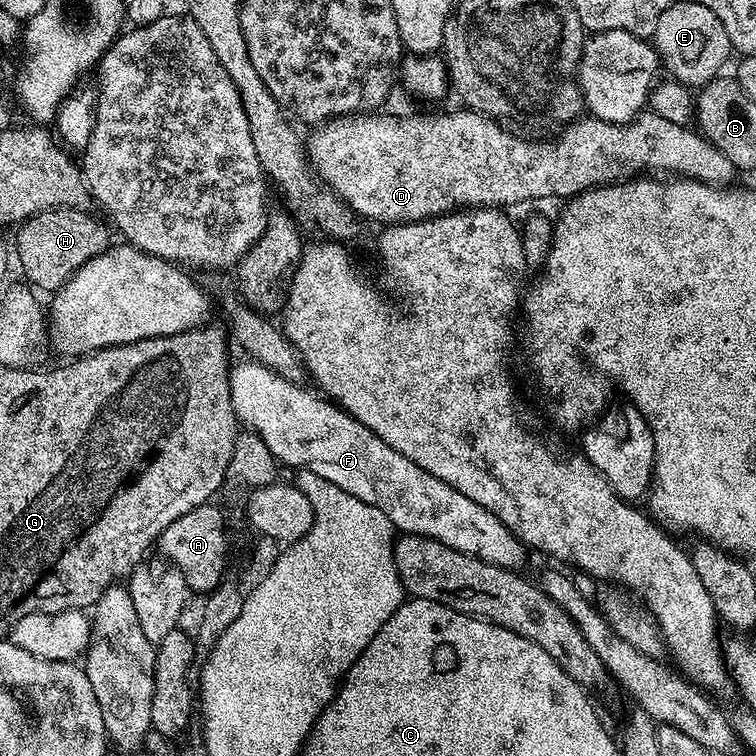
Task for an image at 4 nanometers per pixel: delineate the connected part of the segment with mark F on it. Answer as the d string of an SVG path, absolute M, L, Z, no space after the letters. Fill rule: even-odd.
M248 358L245 361L245 364L240 364L237 368L235 365L228 377L234 414L245 429L251 429L261 436L273 458L285 469L288 467L291 470L318 474L318 478L334 482L334 486L346 490L346 494L354 494L354 498L362 498L362 502L382 510L386 518L390 518L397 533L437 540L442 542L442 546L450 546L462 554L477 556L500 568L523 569L526 546L509 528L502 526L502 522L498 522L498 518L494 518L490 510L478 506L478 502L470 502L466 494L458 494L458 490L454 490L454 486L446 486L442 478L426 474L422 466L410 462L406 454L398 454L398 450L386 446L386 442L382 442L382 438L378 438L374 430L362 426L362 422L355 420L339 404L325 398L319 391L311 392L303 383L287 381L254 359Z

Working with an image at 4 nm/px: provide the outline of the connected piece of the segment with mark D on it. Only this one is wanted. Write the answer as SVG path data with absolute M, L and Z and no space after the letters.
M459 110L460 112L440 112L437 116L376 116L380 114L353 114L350 116L335 116L333 120L325 120L323 124L311 129L312 137L307 137L306 151L308 163L312 166L312 171L344 201L350 205L353 212L365 221L377 220L380 226L390 224L409 224L415 220L429 220L432 216L442 216L445 212L455 212L465 208L498 208L507 209L507 204L524 204L527 200L544 200L547 196L564 196L571 198L589 188L603 186L605 184L615 184L627 181L629 178L636 178L644 174L671 174L676 178L687 178L697 180L703 184L714 184L717 186L728 186L733 183L732 175L737 175L738 170L722 154L722 150L715 148L705 136L701 136L699 131L693 130L687 124L669 122L656 112L645 110L634 120L626 124L615 124L606 120L599 120L597 116L588 114L579 120L573 120L571 124L564 125L557 140L552 138L528 138L523 140L520 136L515 136L501 121L493 120L490 116L483 116L480 112L471 110Z

